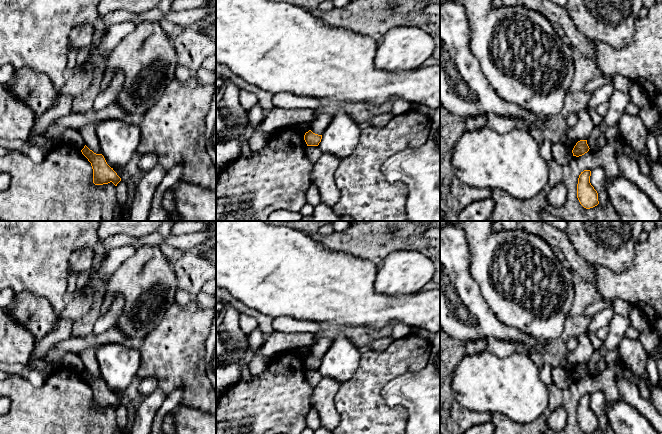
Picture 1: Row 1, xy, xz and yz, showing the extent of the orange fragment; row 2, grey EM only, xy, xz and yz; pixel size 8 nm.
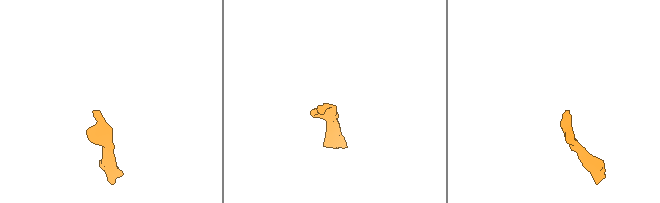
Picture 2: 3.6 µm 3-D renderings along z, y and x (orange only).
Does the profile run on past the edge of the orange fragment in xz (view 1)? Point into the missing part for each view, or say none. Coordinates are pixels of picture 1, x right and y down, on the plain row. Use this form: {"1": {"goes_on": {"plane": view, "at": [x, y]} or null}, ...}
{"1": {"goes_on": null}}

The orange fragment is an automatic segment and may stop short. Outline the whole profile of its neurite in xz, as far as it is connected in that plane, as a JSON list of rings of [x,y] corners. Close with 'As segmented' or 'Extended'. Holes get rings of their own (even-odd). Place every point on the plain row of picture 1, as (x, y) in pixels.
[[[311,354],[305,357],[304,364],[307,370],[318,370],[321,366],[322,359],[313,357]]]. As segmented

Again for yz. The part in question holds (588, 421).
[[[584,394],[579,399],[577,408],[577,422],[586,433],[593,432],[599,428],[598,417],[590,407],[590,400],[591,395]]]. As segmented

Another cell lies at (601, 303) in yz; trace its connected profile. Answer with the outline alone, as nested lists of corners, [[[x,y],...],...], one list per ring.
[[[603,297],[598,298],[596,301],[594,301],[592,304],[590,304],[584,311],[583,315],[587,317],[594,316],[598,311],[605,309],[605,308],[611,308],[613,299],[605,299]]]

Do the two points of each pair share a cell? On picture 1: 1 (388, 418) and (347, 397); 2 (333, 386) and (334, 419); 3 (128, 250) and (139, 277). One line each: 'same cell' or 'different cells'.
1: same cell
2: same cell
3: different cells

